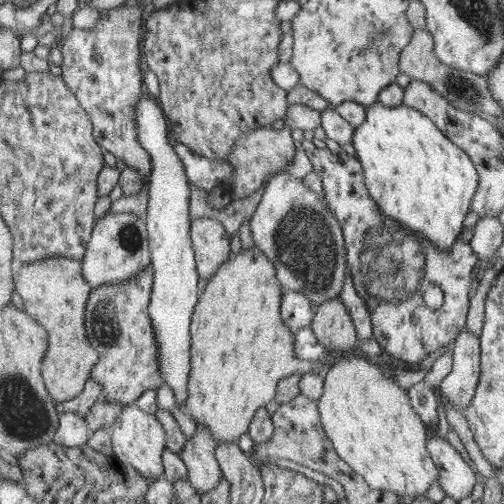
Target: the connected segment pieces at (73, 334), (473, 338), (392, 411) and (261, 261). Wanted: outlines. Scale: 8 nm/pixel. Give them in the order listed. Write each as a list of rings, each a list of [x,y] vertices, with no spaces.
[[[53,256],[19,264],[14,274],[25,310],[49,329],[50,346],[42,371],[45,387],[49,388],[55,403],[80,395],[93,375],[93,367],[100,362],[100,353],[86,336],[86,303],[90,300],[92,285],[85,279],[84,266],[83,259]]]
[[[466,328],[456,336],[453,341],[453,346],[450,352],[453,353],[453,367],[452,371],[444,377],[442,383],[440,383],[440,389],[442,394],[446,396],[447,401],[450,404],[456,404],[458,410],[462,413],[466,413],[466,408],[470,406],[470,400],[474,398],[474,392],[480,378],[480,338],[474,334],[474,332],[468,332]]]
[[[346,354],[329,368],[324,377],[323,393],[318,400],[323,429],[339,459],[362,476],[368,487],[391,491],[403,499],[424,495],[437,483],[439,473],[427,450],[427,426],[412,408],[408,393],[386,376],[378,364],[364,355]]]
[[[256,246],[243,248],[231,255],[220,270],[210,277],[193,314],[192,354],[193,370],[190,374],[189,398],[185,414],[191,412],[196,423],[207,426],[217,445],[239,444],[240,436],[248,433],[250,422],[258,408],[266,406],[276,396],[276,382],[294,373],[308,373],[307,360],[294,356],[294,336],[281,314],[284,290],[277,278],[277,269],[265,252]]]

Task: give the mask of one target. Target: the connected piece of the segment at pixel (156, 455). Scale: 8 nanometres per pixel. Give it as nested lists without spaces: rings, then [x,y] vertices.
[[[128,404],[114,417],[114,422],[109,430],[111,432],[113,456],[116,459],[122,464],[130,464],[146,479],[156,480],[160,478],[160,474],[164,472],[162,453],[167,450],[166,432],[162,423],[153,413],[144,412],[135,404]]]

